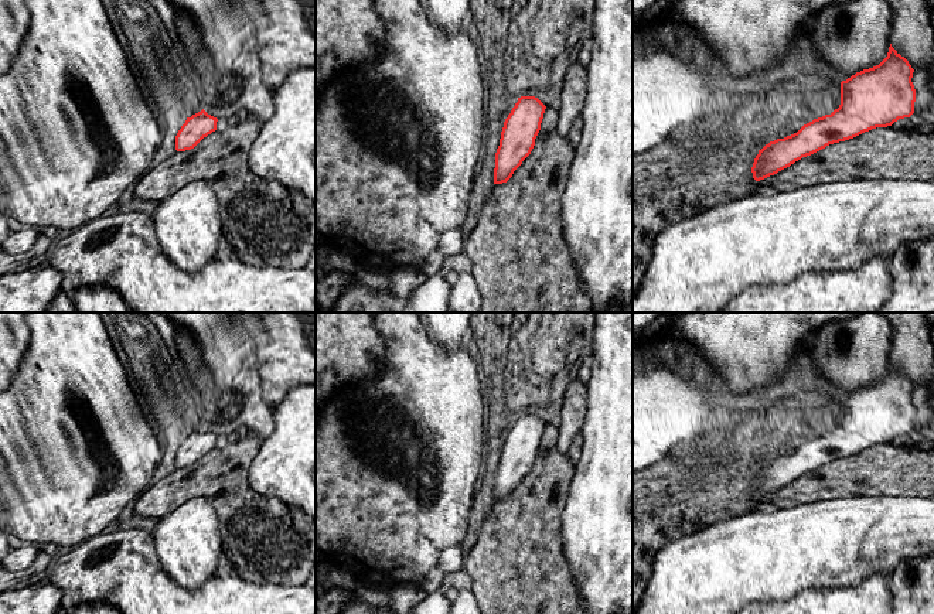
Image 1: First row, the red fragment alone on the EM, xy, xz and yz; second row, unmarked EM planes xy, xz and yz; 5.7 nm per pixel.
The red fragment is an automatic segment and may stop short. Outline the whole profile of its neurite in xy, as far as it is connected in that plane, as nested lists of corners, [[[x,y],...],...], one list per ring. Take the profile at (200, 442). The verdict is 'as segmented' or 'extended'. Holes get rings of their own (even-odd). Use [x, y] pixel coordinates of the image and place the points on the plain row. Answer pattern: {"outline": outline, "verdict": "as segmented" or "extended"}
{"outline": [[[204,426],[187,434],[175,453],[175,467],[185,468],[194,465],[204,454],[217,447],[218,436]]], "verdict": "as segmented"}

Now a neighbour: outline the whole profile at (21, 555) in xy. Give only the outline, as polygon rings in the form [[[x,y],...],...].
[[[14,543],[3,559],[3,567],[10,572],[21,572],[33,564],[42,546],[34,543]]]

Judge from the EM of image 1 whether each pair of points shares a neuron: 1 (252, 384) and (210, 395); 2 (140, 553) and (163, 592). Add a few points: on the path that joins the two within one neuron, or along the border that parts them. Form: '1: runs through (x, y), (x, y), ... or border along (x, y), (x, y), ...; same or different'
1: runs through (244, 395), (238, 401), (221, 401); same
2: runs through (140, 563), (140, 569), (153, 582); same

